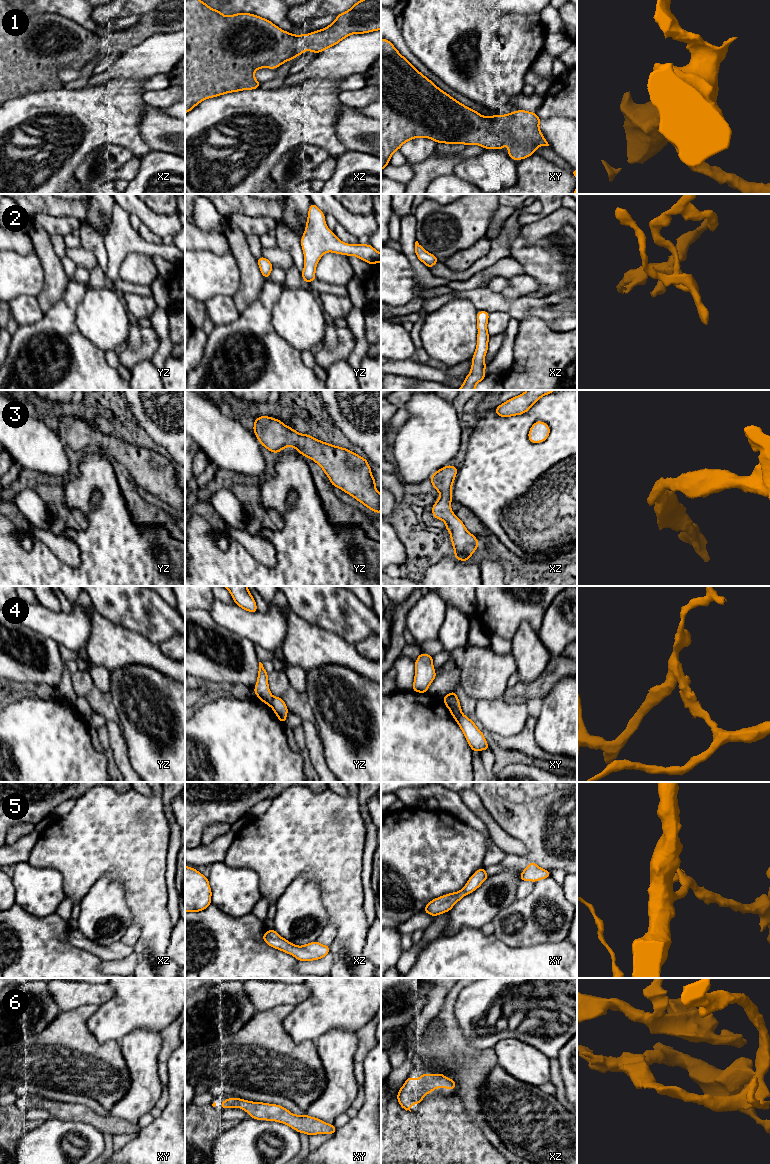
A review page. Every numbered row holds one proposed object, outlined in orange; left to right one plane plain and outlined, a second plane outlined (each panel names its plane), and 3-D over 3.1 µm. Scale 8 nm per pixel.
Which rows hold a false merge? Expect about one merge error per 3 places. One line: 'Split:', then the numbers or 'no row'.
Split: 4

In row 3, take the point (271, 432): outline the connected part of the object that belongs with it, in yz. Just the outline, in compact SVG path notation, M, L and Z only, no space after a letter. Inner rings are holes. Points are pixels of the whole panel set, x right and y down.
M268 416L256 418L253 431L261 445L275 454L287 446L294 447L300 454L321 466L332 486L338 487L354 497L375 513L381 512L381 494L375 487L376 480L372 476L367 459L346 448L328 444L307 434L301 434L286 426L282 421Z

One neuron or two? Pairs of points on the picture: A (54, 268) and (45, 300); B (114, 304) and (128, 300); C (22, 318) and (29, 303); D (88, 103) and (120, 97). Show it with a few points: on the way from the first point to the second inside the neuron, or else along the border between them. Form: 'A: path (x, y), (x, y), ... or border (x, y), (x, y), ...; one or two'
A: path (54, 276), (54, 289), (52, 292); one
B: border (121, 297), (127, 309); two
C: path (24, 314), (28, 307); one
D: path (96, 101), (98, 99), (112, 99); one

